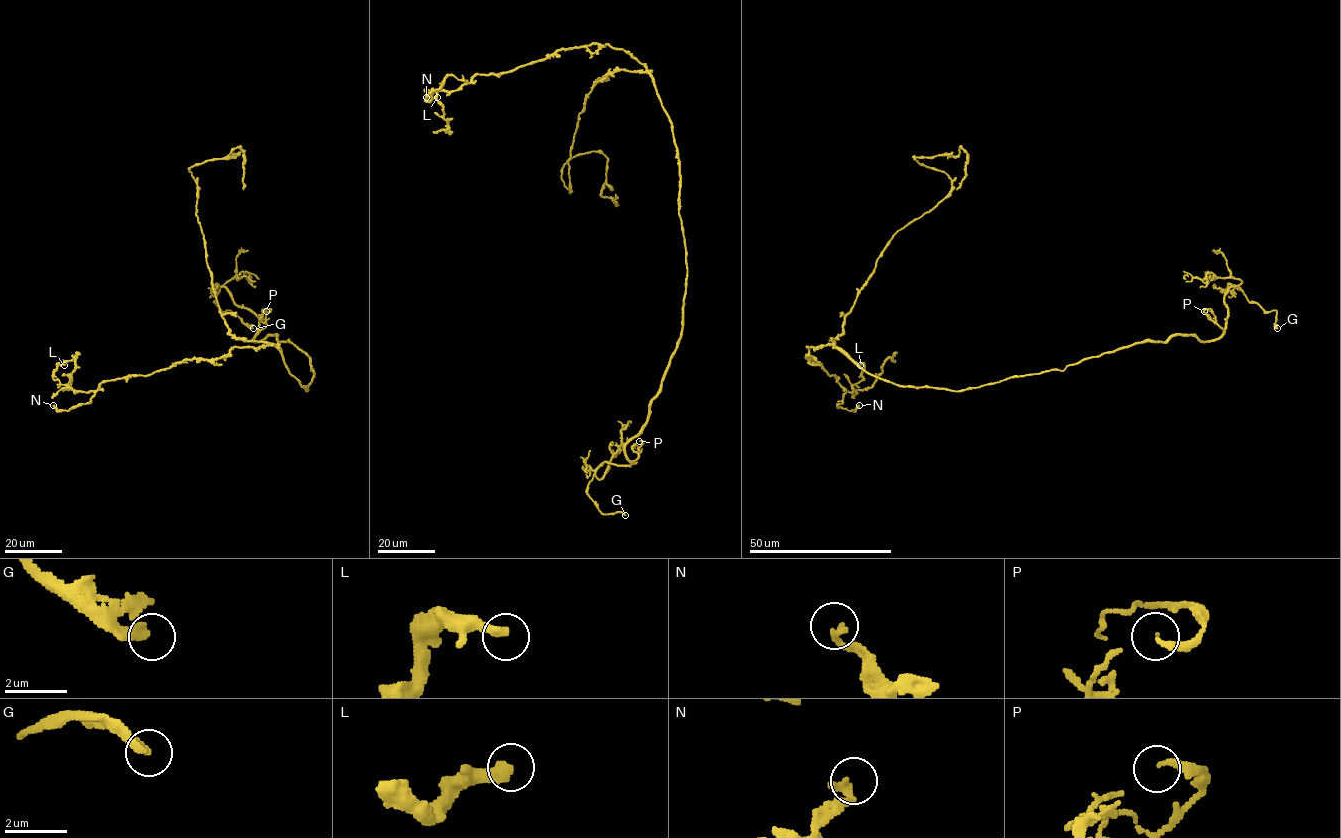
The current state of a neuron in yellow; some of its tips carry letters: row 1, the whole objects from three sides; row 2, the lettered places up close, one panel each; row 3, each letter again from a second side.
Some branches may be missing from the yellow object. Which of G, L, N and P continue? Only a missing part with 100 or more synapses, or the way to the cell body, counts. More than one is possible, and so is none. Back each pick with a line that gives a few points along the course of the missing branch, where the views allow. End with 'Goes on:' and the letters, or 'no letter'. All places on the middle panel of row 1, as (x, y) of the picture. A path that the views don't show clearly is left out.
G: Course of what is missing: (625, 515), (643, 513), (647, 509), (651, 512)
Goes on: G

